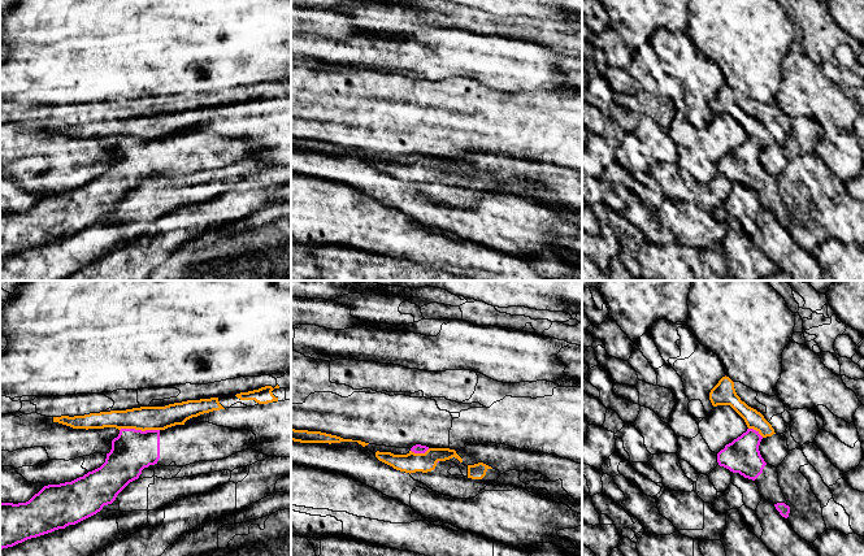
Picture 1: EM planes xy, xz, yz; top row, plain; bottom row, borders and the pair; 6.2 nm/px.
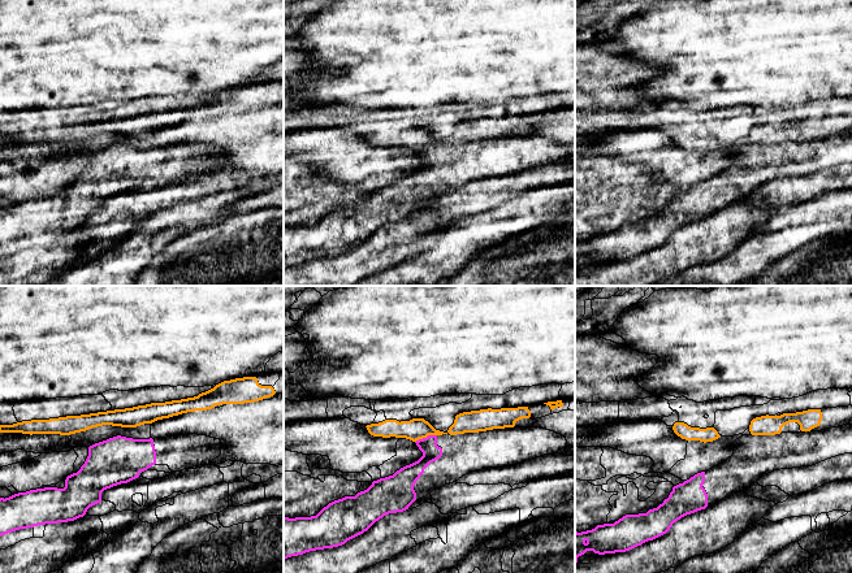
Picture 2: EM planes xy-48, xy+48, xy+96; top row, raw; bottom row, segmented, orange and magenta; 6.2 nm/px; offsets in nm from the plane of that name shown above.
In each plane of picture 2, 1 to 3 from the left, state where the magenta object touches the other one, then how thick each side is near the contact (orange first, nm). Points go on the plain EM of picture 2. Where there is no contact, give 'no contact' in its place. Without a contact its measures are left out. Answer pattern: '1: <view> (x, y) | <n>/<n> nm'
1: no contact
2: xy+48 (426, 146) | 140/110 nm
3: no contact

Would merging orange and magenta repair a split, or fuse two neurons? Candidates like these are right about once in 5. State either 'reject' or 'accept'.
reject

